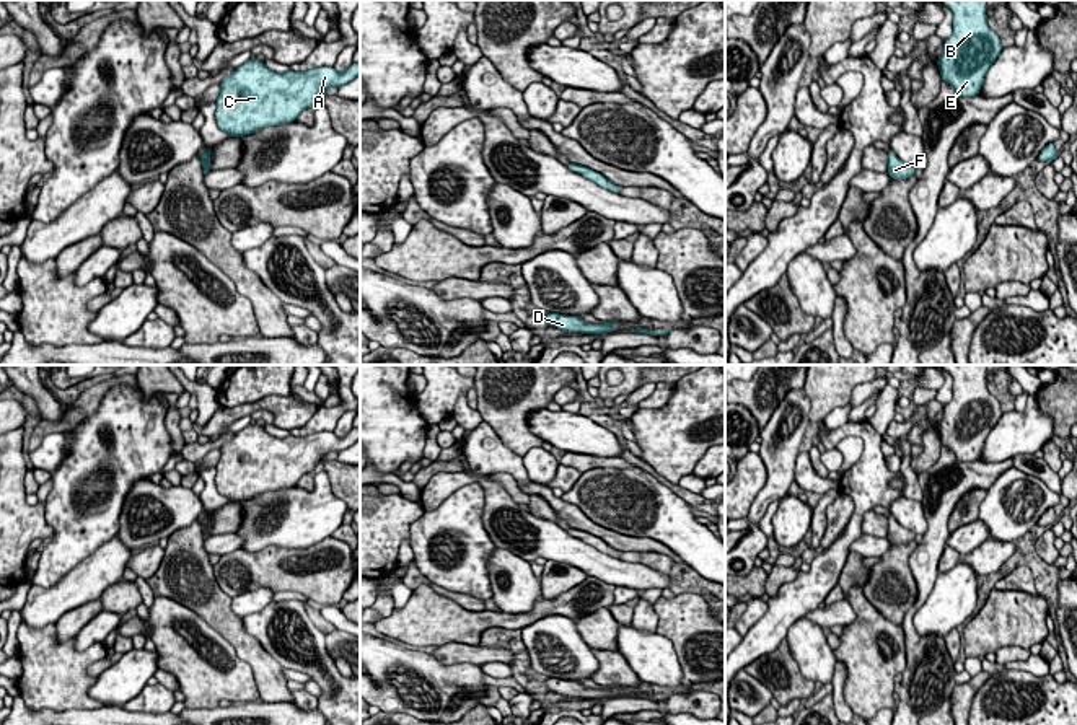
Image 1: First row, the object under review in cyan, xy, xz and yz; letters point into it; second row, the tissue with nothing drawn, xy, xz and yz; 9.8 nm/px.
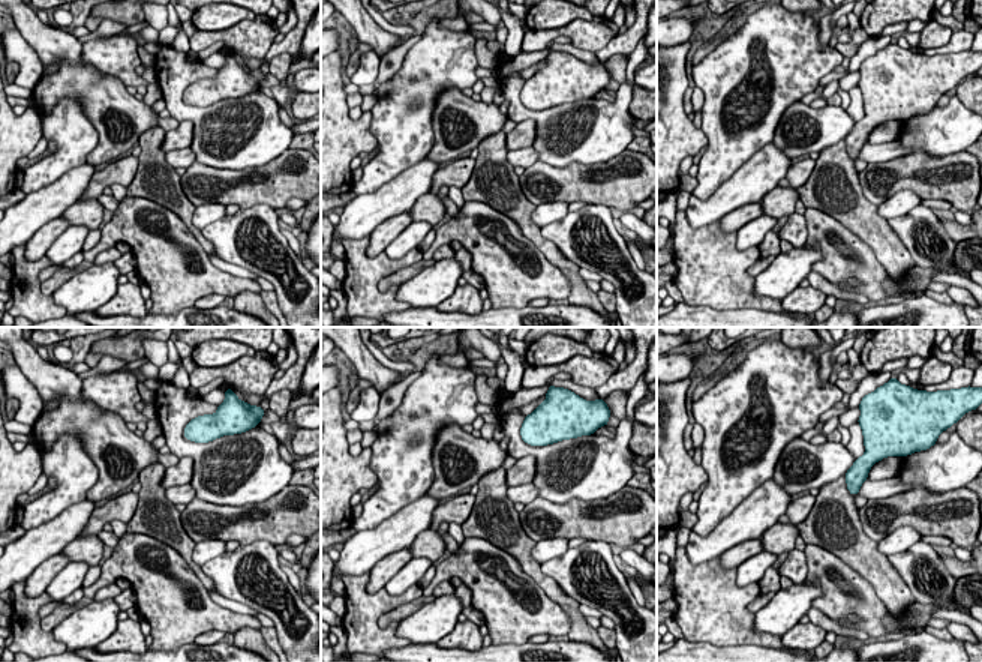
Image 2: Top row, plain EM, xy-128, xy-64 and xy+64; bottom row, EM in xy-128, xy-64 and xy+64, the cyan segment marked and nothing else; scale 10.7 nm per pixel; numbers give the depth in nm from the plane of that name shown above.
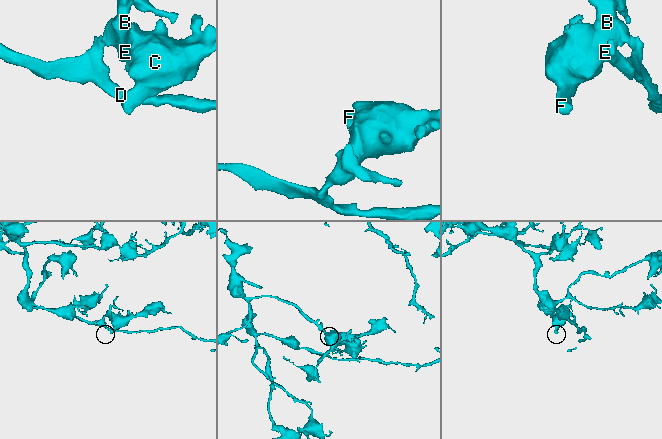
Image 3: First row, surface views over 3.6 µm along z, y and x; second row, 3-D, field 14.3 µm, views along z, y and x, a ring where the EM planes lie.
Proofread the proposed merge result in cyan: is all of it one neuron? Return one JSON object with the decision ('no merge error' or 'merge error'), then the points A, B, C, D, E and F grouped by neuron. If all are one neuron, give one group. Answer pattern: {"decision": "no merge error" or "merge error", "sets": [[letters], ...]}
{"decision": "no merge error", "sets": [["A", "B", "C", "D", "E", "F"]]}

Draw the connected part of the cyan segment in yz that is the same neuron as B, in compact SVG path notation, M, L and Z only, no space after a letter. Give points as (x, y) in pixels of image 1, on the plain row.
M942 365L953 376L953 398L942 409L942 420L937 424L942 446L953 451L961 463L979 459L989 432L1004 414L999 401L989 393L986 365Z

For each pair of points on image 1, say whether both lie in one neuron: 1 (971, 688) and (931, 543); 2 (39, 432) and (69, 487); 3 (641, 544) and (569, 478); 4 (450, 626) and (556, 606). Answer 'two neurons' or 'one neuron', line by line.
1: two neurons
2: two neurons
3: two neurons
4: one neuron

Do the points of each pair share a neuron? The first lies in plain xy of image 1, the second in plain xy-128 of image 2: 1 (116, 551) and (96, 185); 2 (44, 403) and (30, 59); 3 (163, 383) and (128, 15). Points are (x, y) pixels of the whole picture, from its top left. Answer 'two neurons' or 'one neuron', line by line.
1: two neurons
2: two neurons
3: two neurons

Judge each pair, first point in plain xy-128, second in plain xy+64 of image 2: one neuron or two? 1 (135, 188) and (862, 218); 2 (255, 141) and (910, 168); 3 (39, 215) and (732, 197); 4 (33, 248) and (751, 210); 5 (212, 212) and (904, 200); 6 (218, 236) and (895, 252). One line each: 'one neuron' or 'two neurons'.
1: one neuron
2: two neurons
3: one neuron
4: one neuron
5: one neuron
6: two neurons

